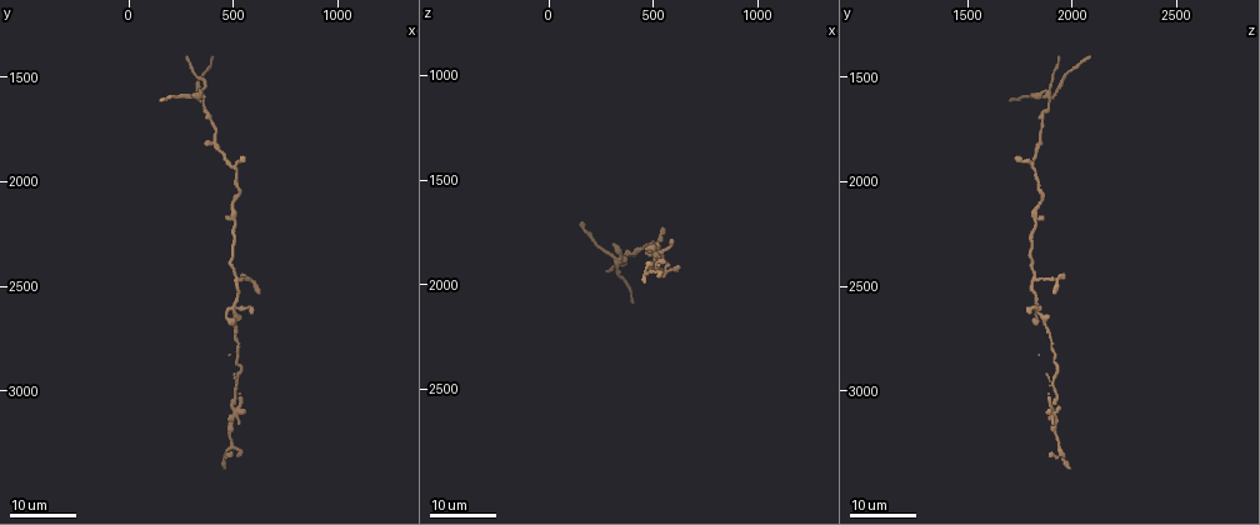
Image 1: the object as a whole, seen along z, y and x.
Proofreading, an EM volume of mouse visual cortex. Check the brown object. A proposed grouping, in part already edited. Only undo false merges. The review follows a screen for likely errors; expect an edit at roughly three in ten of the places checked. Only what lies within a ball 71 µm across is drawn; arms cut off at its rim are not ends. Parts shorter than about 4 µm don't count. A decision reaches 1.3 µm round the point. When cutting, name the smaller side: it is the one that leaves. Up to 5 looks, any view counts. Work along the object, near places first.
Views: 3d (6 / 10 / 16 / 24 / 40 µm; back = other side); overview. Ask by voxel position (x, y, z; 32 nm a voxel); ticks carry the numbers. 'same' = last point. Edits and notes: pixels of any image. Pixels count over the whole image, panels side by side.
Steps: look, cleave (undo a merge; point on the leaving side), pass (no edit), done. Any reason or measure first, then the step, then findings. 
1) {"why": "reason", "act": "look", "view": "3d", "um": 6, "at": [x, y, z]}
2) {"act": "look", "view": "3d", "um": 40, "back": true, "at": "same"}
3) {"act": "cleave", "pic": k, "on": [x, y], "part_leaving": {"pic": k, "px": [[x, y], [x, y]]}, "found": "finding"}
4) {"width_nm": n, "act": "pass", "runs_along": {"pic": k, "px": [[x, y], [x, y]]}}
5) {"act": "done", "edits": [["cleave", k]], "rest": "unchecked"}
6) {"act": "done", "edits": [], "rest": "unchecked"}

{"why": "calibre changes", "act": "look", "view": "3d", "um": 24, "at": [500, 2200, 1820]}

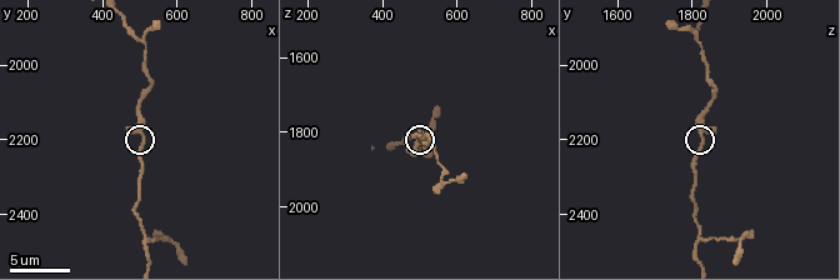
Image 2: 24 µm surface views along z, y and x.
{"why": "zoom in", "act": "look", "view": "3d", "um": 10, "at": [510, 2200, 1820]}

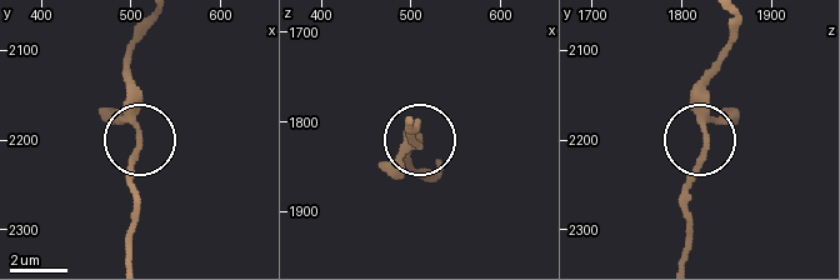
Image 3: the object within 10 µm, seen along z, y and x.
{"act": "pass", "runs_along": {"pic": 3, "px": [[129, 258], [140, 129], [136, 93], [124, 74]]}, "found": "all the same neuron"}

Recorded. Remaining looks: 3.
{"why": "a fork", "act": "look", "view": "3d", "um": 10, "at": [530, 2470, 1820]}

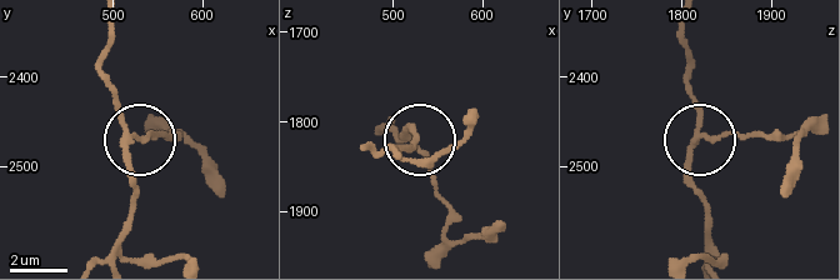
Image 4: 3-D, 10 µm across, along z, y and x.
{"act": "pass", "runs_along": {"pic": 4, "px": [[681, 25], [700, 130], [710, 138], [754, 130], [786, 138]]}, "found": "continuous, no second neuron"}

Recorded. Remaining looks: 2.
{"why": "side arm on a straight run", "act": "look", "view": "3d", "um": 16, "at": [420, 1810, 1840]}

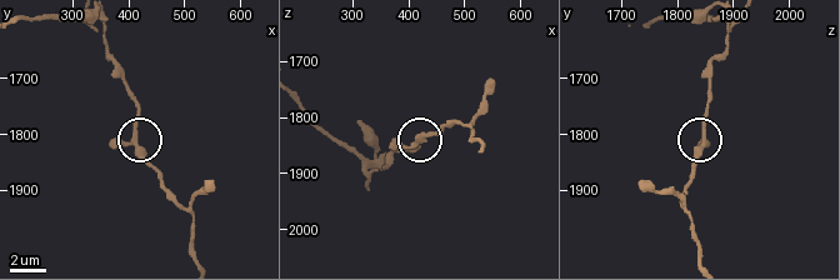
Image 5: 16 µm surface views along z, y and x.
{"act": "look", "view": "3d", "um": 6, "at": [410, 1810, 1845]}

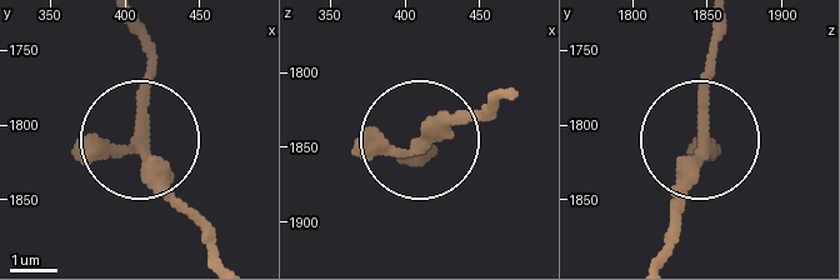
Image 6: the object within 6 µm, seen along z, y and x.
{"act": "pass", "runs_along": {"pic": 6, "px": [[215, 250], [139, 130], [151, 59], [144, 23]]}, "found": "all the same neuron"}

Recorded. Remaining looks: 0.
{"act": "done", "edits": [], "rest": "unchecked"}

